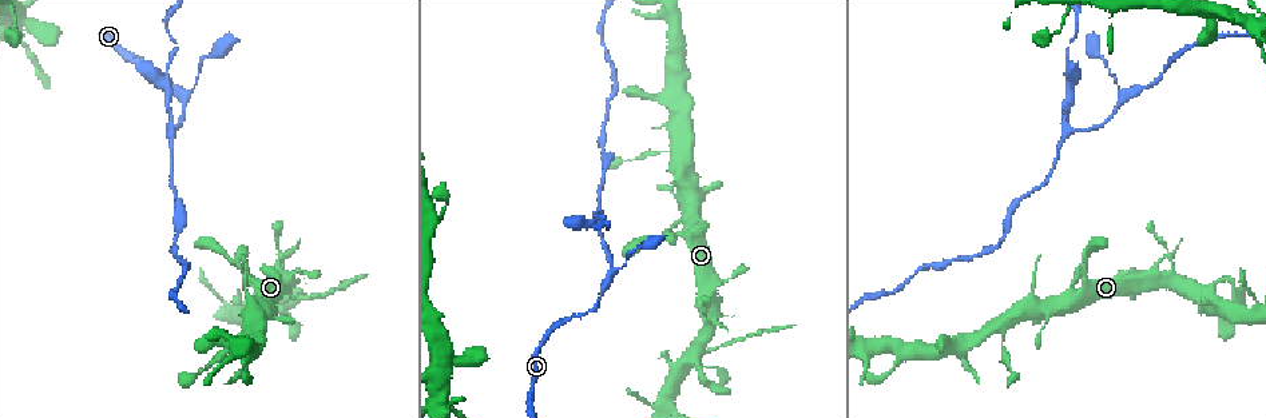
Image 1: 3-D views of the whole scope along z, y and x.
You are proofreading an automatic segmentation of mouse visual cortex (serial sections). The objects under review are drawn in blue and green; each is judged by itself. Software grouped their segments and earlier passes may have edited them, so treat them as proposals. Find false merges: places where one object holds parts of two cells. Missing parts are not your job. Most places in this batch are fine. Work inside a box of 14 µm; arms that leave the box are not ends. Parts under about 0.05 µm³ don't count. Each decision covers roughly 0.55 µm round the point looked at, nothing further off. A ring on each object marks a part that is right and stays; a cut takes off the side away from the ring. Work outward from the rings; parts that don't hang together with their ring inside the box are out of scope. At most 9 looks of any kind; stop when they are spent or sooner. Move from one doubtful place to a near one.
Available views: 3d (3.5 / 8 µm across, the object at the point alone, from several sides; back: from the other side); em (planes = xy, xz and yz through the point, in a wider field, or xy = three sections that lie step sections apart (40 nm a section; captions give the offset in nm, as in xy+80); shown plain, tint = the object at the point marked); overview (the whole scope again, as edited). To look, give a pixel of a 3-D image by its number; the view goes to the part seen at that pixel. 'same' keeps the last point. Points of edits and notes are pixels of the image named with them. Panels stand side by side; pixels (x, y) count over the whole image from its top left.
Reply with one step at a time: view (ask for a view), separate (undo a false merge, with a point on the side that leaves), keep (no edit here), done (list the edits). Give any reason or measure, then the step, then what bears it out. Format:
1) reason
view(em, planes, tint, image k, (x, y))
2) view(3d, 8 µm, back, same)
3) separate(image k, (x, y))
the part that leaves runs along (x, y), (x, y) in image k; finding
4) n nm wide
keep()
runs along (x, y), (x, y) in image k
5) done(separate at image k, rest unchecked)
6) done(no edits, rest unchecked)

sudden change in width
view(3d, 8 µm, back, image 1, (1124, 98))

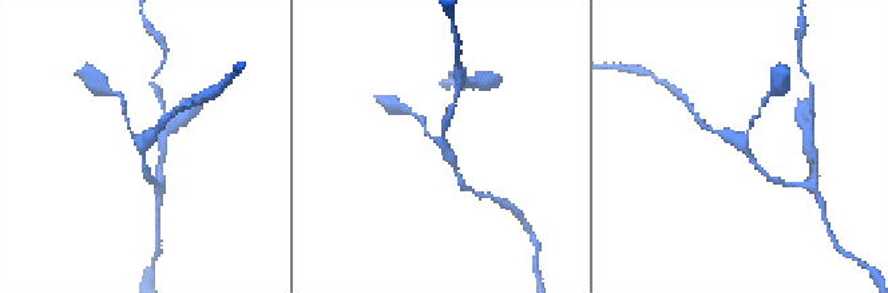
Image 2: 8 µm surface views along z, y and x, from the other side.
3 arms; arms of 100, 150, 200 nm
view(em, xy, step 2, tint, image 2, (144, 141))

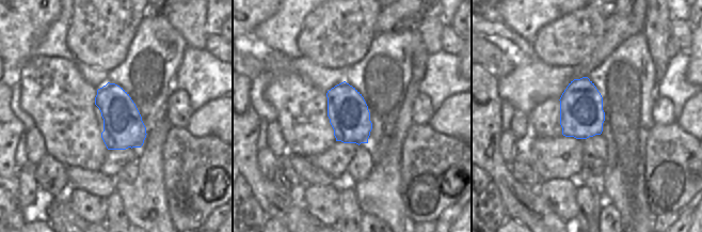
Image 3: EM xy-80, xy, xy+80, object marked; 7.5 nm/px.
keep()
runs along (712, 131), (737, 138), (765, 175) in image 2; one cell here

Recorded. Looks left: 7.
side arm on a straight run
view(3d, 3.5 µm, back, image 1, (1152, 274))

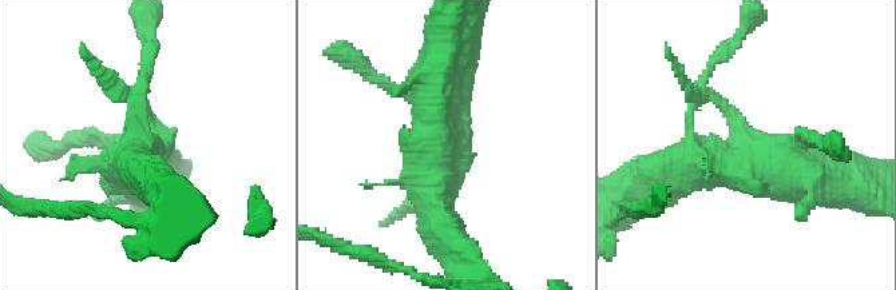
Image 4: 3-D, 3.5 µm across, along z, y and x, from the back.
view(em, xy, step 1, tint, image 4, (446, 144))

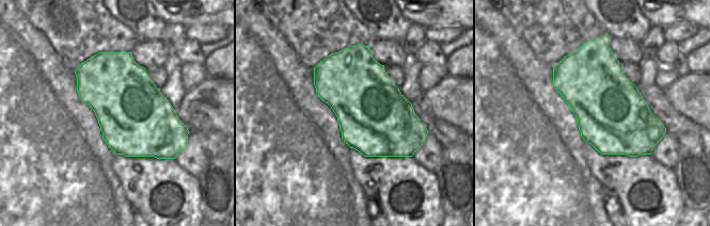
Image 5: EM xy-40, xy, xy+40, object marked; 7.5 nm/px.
keep()
runs along (448, 55), (435, 75), (440, 229) in image 4; one cell here

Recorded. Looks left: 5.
a narrow waist
view(3d, 8 µm, image 1, (696, 353))

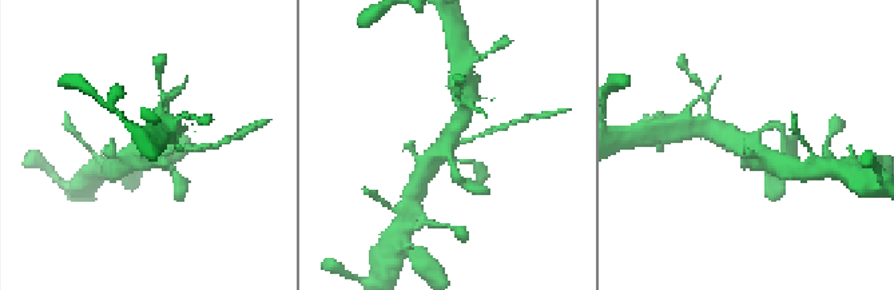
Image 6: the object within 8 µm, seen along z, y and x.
view(3d, 3.5 µm, image 6, (450, 145))

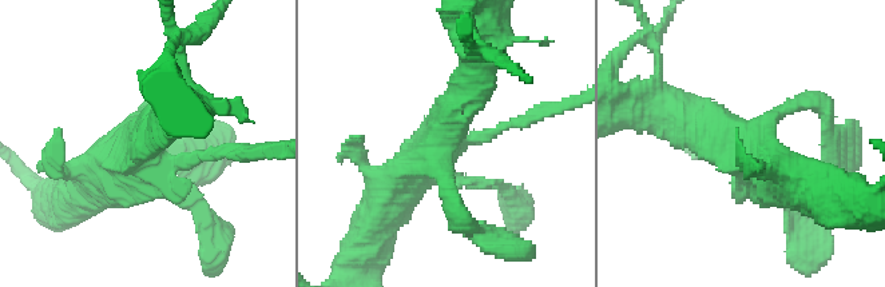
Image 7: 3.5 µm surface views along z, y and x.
keep()
runs along (476, 75), (436, 151), (391, 202) in image 7; all the same cell

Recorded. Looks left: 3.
side arm on a straight run
view(3d, 8 µm, image 1, (999, 325))

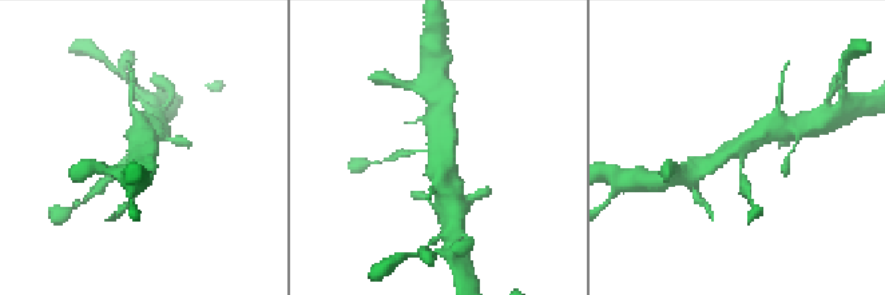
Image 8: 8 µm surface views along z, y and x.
zoom in
view(3d, 3.5 µm, image 8, (144, 148))

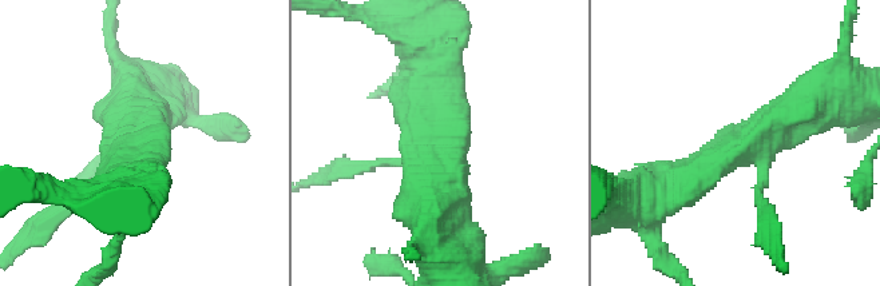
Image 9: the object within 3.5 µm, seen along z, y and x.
3 arms; arms of 150, 400, 500 nm
keep()
runs along (831, 103), (681, 181) in image 9; continuous, no second cell

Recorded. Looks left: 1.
done(no edits, rest unchecked)

